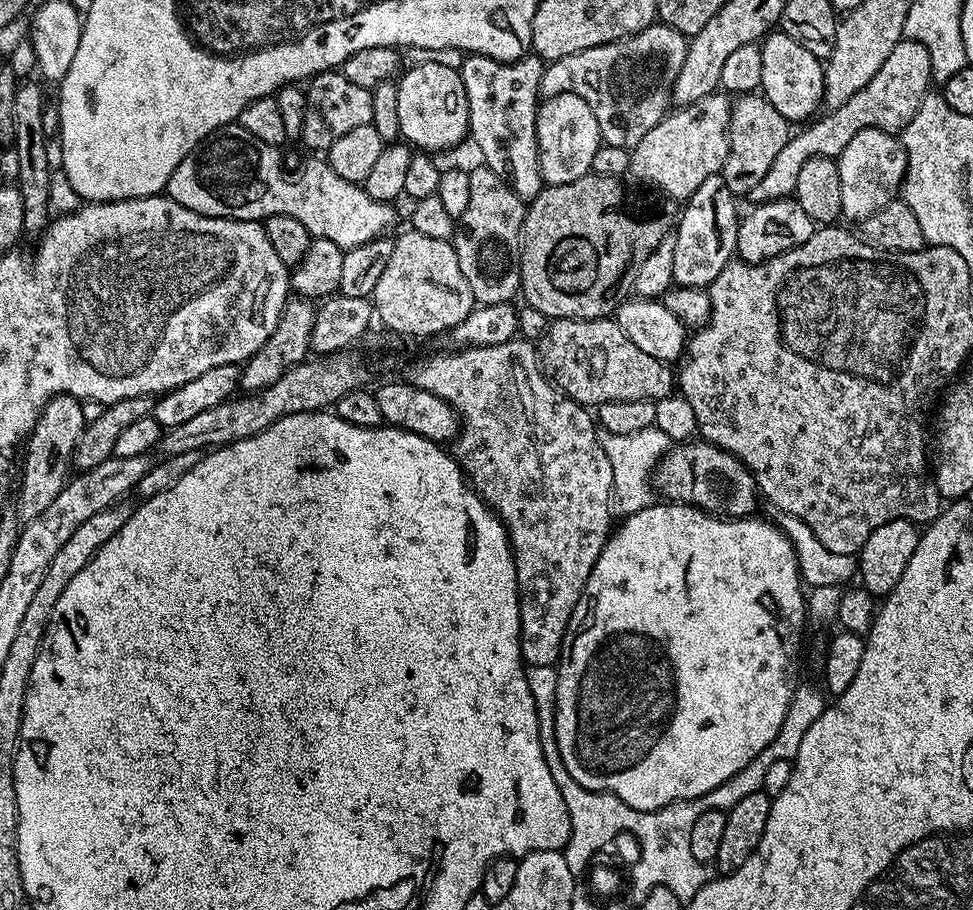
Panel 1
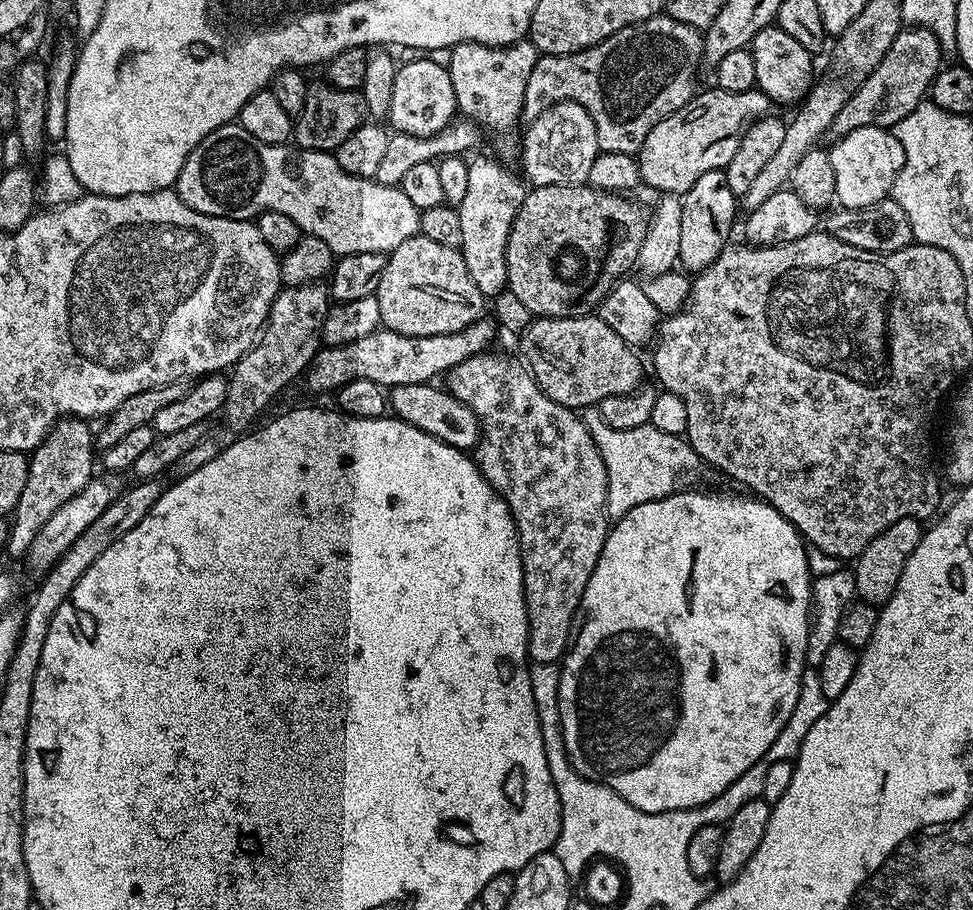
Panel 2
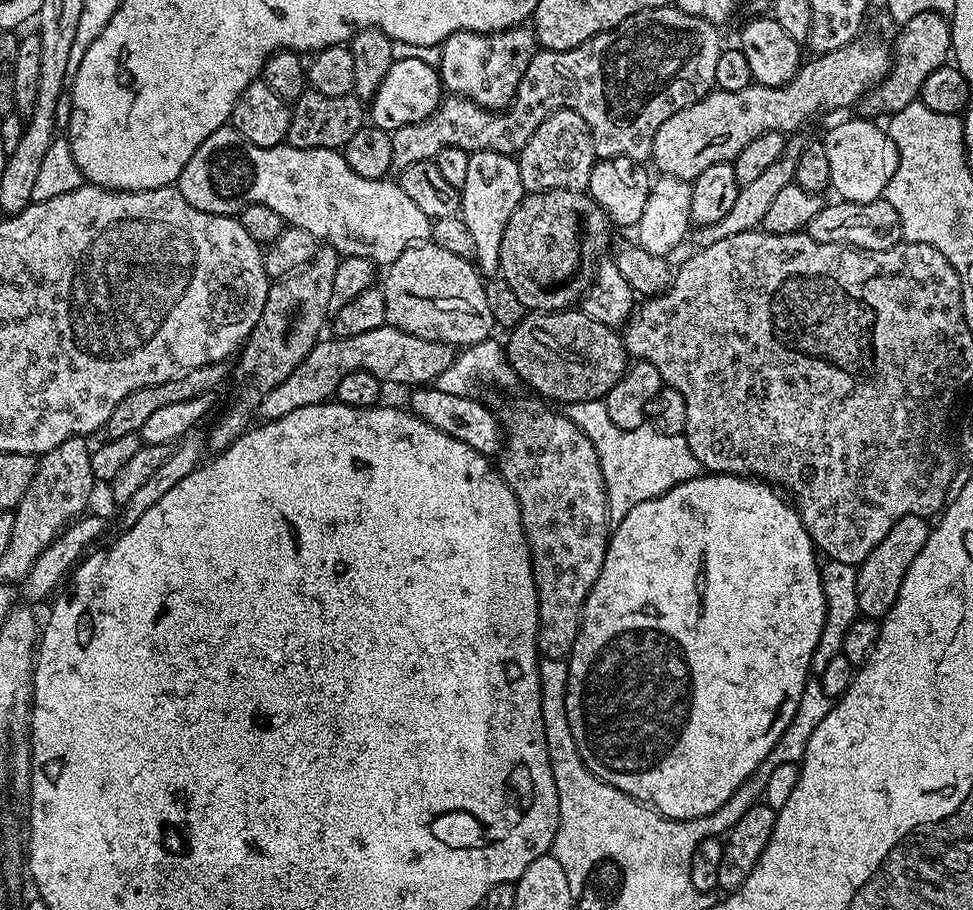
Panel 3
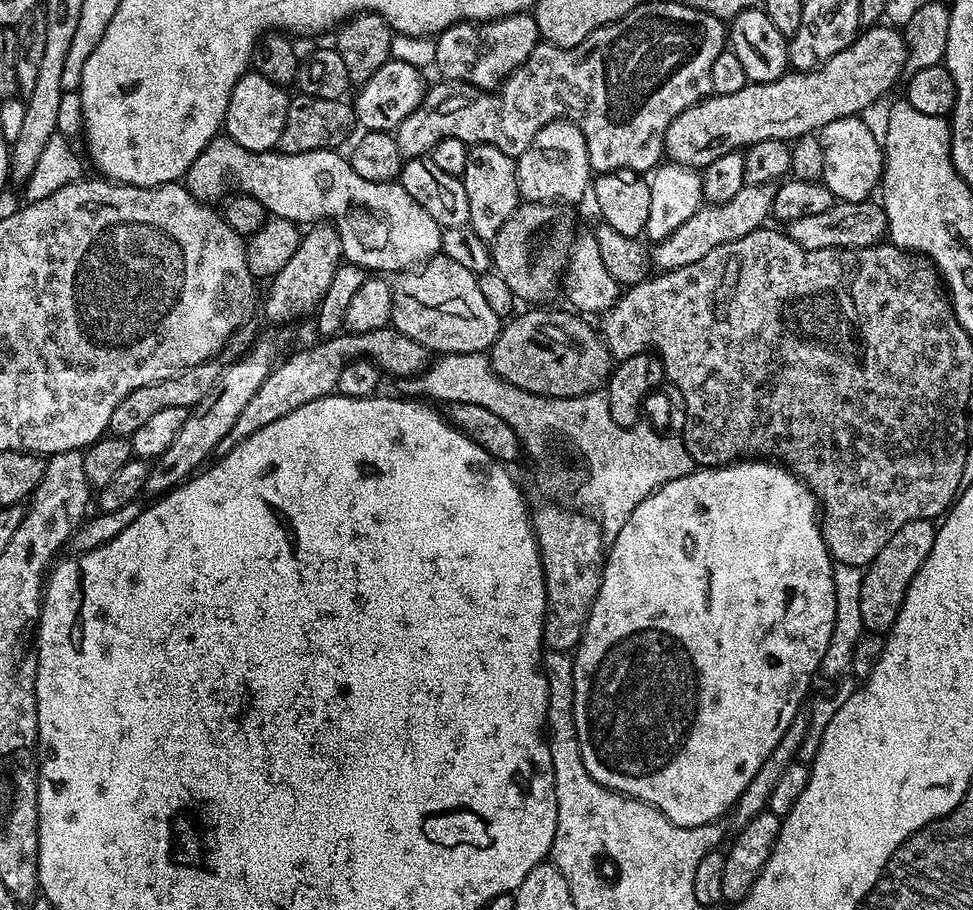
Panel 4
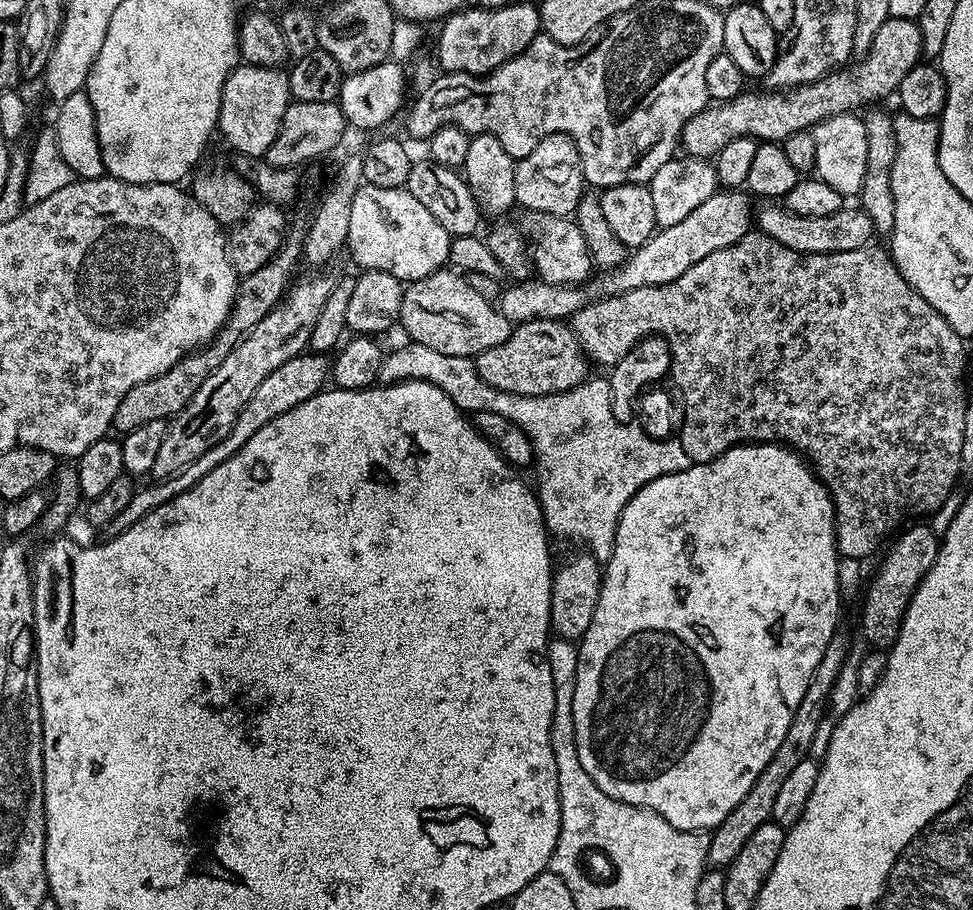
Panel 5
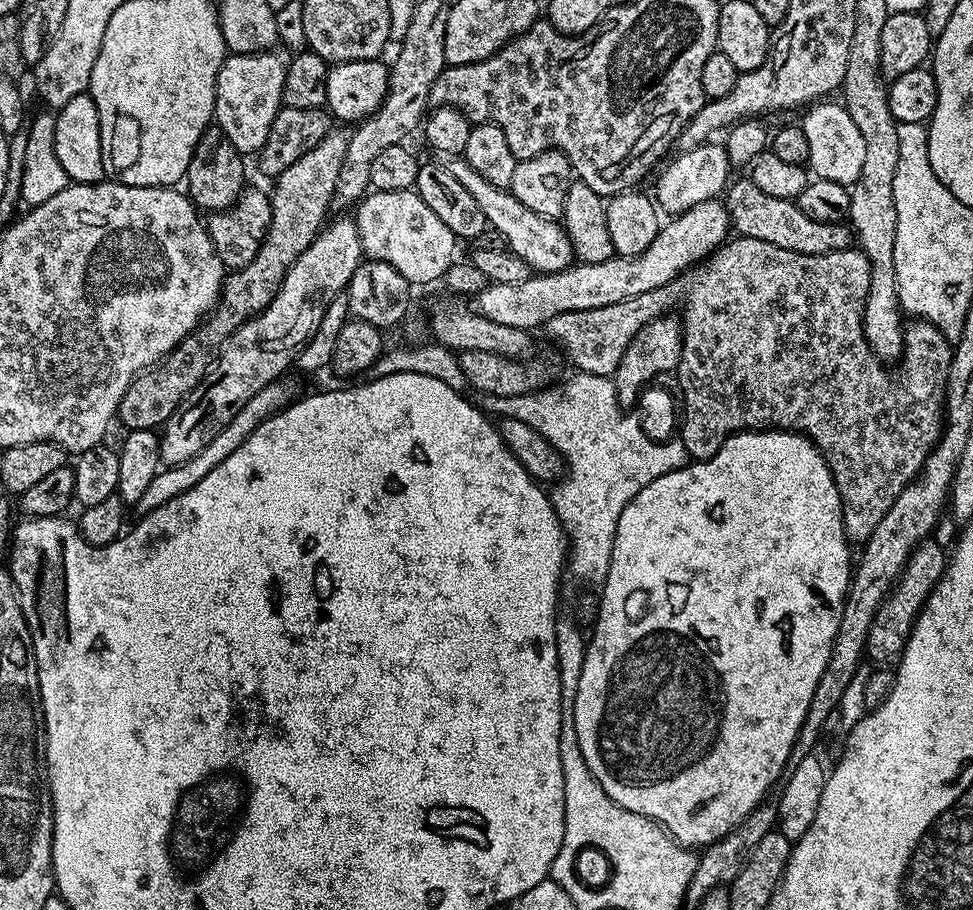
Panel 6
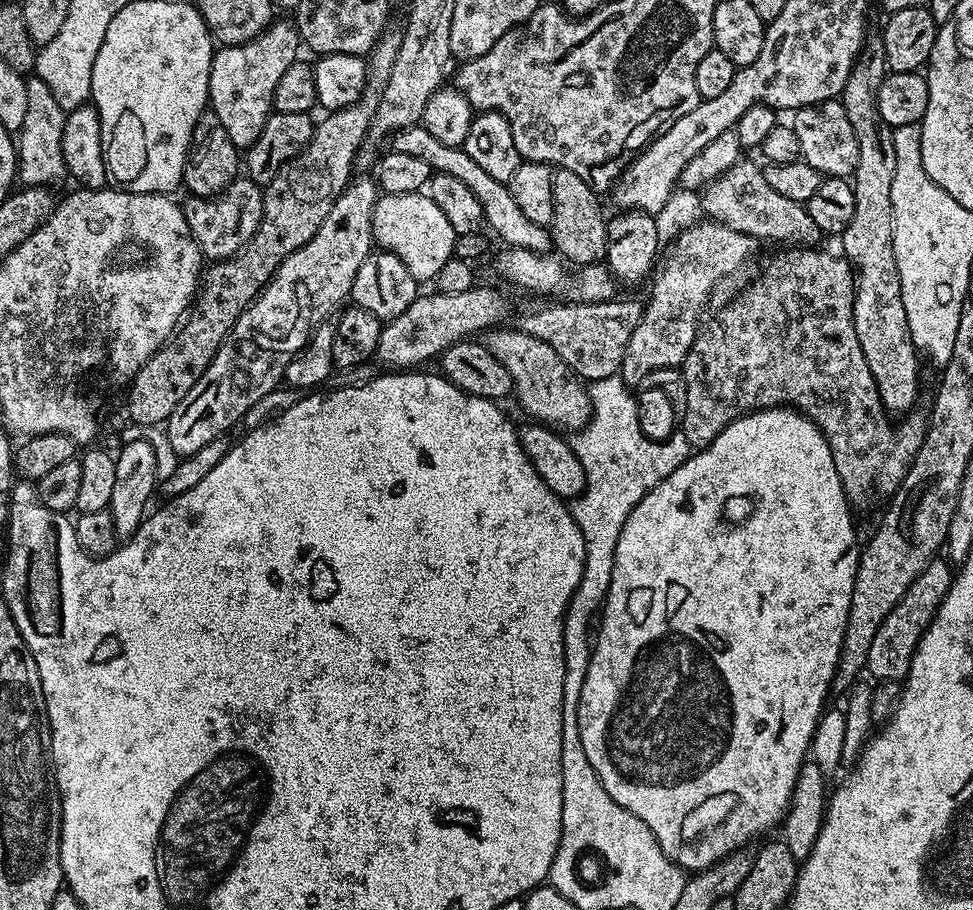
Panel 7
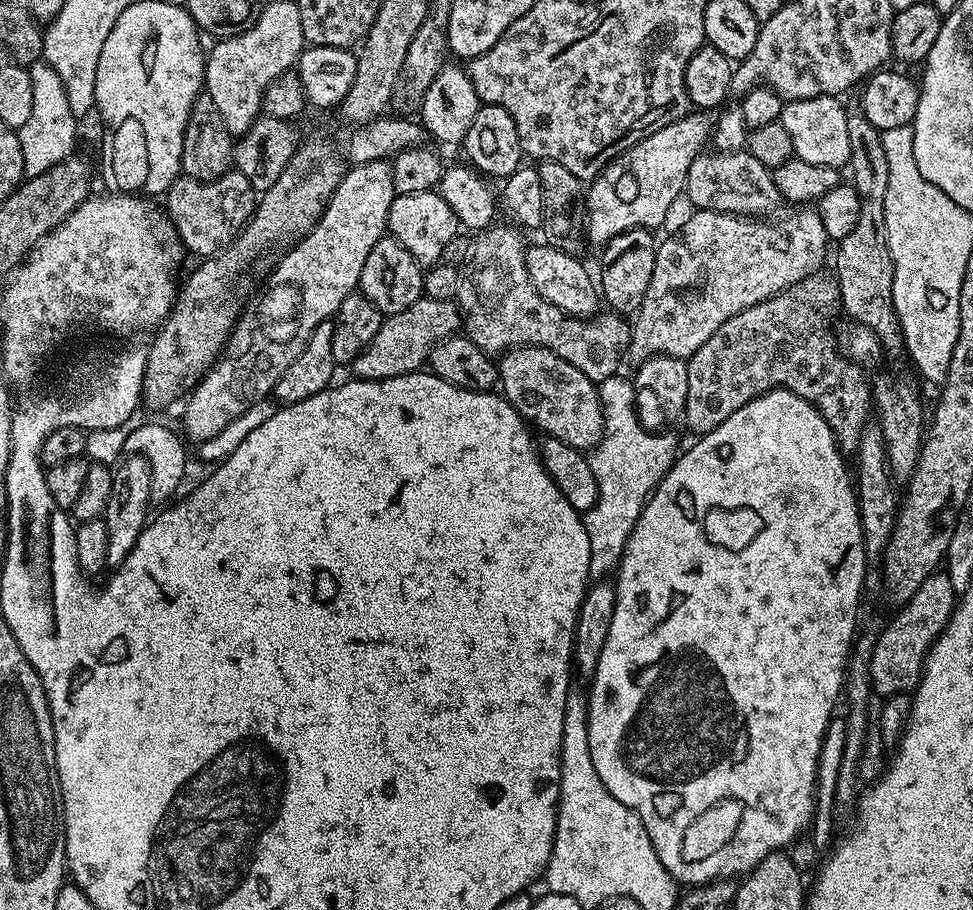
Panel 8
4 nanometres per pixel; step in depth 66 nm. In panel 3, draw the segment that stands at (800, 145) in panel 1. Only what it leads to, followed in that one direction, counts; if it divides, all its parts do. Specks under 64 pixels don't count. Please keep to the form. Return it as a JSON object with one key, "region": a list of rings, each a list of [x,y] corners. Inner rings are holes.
{"region":[[[923,12],[914,14],[914,18],[903,21],[899,25],[900,33],[896,36],[896,44],[891,45],[892,65],[881,84],[876,85],[862,101],[865,113],[884,112],[891,114],[902,110],[902,106],[910,106],[920,98],[922,82],[926,82],[929,74],[934,74],[938,66],[949,63],[952,50],[952,25],[949,17],[942,12]]]}

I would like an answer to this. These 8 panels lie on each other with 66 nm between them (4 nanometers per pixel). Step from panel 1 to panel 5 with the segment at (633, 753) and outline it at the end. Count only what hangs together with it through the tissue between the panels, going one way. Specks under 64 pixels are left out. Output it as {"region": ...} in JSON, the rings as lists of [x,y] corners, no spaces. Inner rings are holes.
{"region":[[[738,444],[734,448],[726,449],[718,458],[710,462],[689,463],[686,470],[659,476],[654,478],[654,482],[642,486],[642,490],[638,490],[638,494],[634,494],[634,498],[630,498],[630,502],[626,502],[622,510],[614,538],[614,550],[602,568],[600,597],[598,606],[594,610],[594,618],[586,634],[578,641],[580,653],[578,654],[578,682],[574,682],[574,734],[578,742],[578,758],[582,762],[582,770],[586,770],[586,774],[590,774],[590,778],[594,778],[596,785],[606,794],[610,794],[610,798],[618,798],[622,802],[639,808],[654,810],[662,814],[662,818],[666,818],[666,822],[670,822],[670,826],[678,830],[708,832],[717,828],[726,818],[726,814],[730,814],[730,810],[734,810],[734,806],[738,806],[738,802],[742,802],[742,798],[750,794],[750,786],[754,786],[758,774],[766,770],[766,762],[770,762],[770,758],[774,758],[774,754],[777,753],[778,746],[782,746],[782,738],[786,738],[786,730],[790,730],[790,718],[794,718],[794,710],[798,710],[798,702],[802,702],[802,694],[806,694],[806,686],[810,686],[810,678],[814,678],[814,670],[818,670],[818,662],[822,662],[822,654],[826,654],[826,646],[830,646],[830,638],[838,631],[839,624],[836,623],[840,620],[840,606],[842,606],[838,566],[836,511],[832,505],[832,496],[828,493],[828,487],[817,478],[804,457],[785,445]]]}

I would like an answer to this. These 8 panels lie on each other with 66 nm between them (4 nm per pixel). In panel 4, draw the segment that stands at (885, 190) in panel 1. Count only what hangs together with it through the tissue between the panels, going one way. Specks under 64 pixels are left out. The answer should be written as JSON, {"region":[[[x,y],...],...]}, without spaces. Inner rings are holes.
{"region":[[[847,116],[830,122],[820,129],[822,154],[824,155],[824,178],[822,183],[837,201],[857,204],[869,199],[877,191],[884,174],[884,150],[879,135],[872,133],[870,125],[860,116]]]}

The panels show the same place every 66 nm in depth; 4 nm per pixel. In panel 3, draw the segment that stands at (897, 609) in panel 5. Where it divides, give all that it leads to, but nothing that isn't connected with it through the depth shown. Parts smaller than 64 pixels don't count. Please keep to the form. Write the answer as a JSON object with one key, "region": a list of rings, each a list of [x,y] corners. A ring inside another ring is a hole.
{"region":[[[907,516],[898,518],[894,526],[890,526],[890,534],[870,550],[870,554],[857,567],[857,598],[861,617],[879,621],[892,609],[898,598],[898,590],[902,590],[902,578],[906,578],[906,570],[910,570],[910,562],[918,558],[918,550],[926,546],[926,538],[930,524],[925,517]]]}

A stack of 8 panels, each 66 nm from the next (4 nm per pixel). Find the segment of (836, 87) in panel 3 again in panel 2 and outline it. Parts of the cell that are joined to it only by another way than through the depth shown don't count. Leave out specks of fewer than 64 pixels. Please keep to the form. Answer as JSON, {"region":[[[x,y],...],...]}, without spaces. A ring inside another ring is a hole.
{"region":[[[709,86],[705,92],[697,91],[686,106],[658,122],[646,134],[646,142],[638,153],[641,181],[657,188],[660,194],[688,192],[702,174],[727,168],[746,129],[755,120],[769,115],[768,107],[768,96],[759,90],[731,92]]]}

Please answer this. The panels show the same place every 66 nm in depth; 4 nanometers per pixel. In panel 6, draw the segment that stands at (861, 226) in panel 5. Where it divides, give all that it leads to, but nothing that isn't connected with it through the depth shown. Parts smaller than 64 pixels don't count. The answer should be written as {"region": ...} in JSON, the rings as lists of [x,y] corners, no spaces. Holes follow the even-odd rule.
{"region":[[[744,178],[735,184],[736,181],[727,189],[726,207],[731,227],[739,235],[758,238],[762,242],[770,242],[774,246],[782,246],[782,250],[794,250],[798,254],[830,254],[853,247],[854,233],[847,223],[814,222],[814,218],[802,214],[795,202],[762,194],[762,190],[754,186],[751,178]]]}

